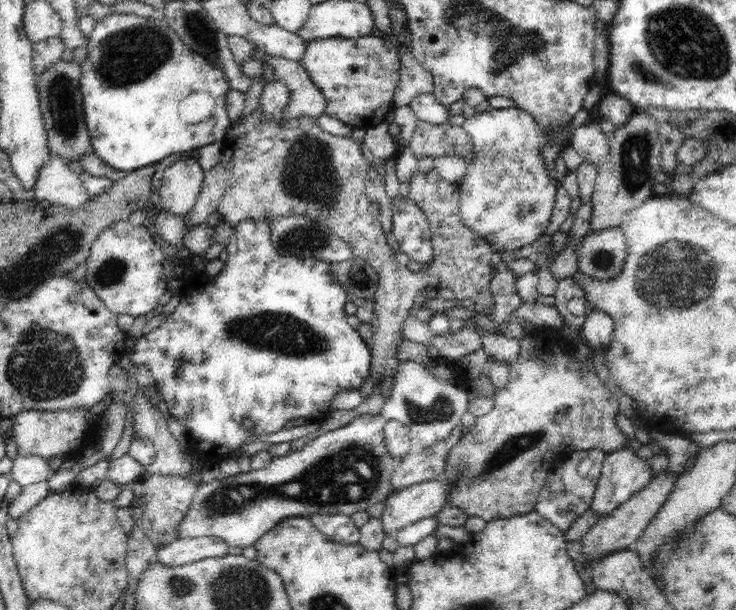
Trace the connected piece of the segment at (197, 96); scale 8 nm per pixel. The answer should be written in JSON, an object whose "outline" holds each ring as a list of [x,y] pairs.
{"outline":[[[114,14],[99,19],[88,38],[88,55],[81,65],[80,91],[83,96],[83,108],[85,113],[86,128],[92,140],[93,153],[104,161],[106,165],[126,174],[136,169],[146,167],[162,161],[172,154],[191,152],[195,149],[223,141],[228,135],[228,130],[234,126],[228,117],[226,104],[230,86],[224,75],[224,69],[214,63],[210,63],[202,54],[196,54],[189,46],[186,46],[174,29],[166,22],[156,22],[152,18],[140,17],[136,14]]]}

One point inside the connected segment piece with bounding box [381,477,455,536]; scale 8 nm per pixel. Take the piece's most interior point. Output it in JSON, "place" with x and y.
{"place":[404,506]}

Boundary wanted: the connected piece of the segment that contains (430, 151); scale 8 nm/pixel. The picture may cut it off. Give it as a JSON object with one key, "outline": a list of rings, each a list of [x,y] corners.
{"outline":[[[418,120],[409,147],[417,160],[425,157],[433,160],[456,154],[469,165],[474,154],[472,139],[468,137],[464,127],[452,126],[450,123],[429,124]]]}

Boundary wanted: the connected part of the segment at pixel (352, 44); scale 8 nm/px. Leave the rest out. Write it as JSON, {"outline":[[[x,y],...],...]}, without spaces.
{"outline":[[[366,35],[356,39],[316,38],[306,44],[301,63],[312,78],[312,83],[324,93],[326,115],[348,127],[367,129],[377,126],[385,122],[394,108],[393,99],[399,84],[401,62],[393,43],[384,37]]]}

